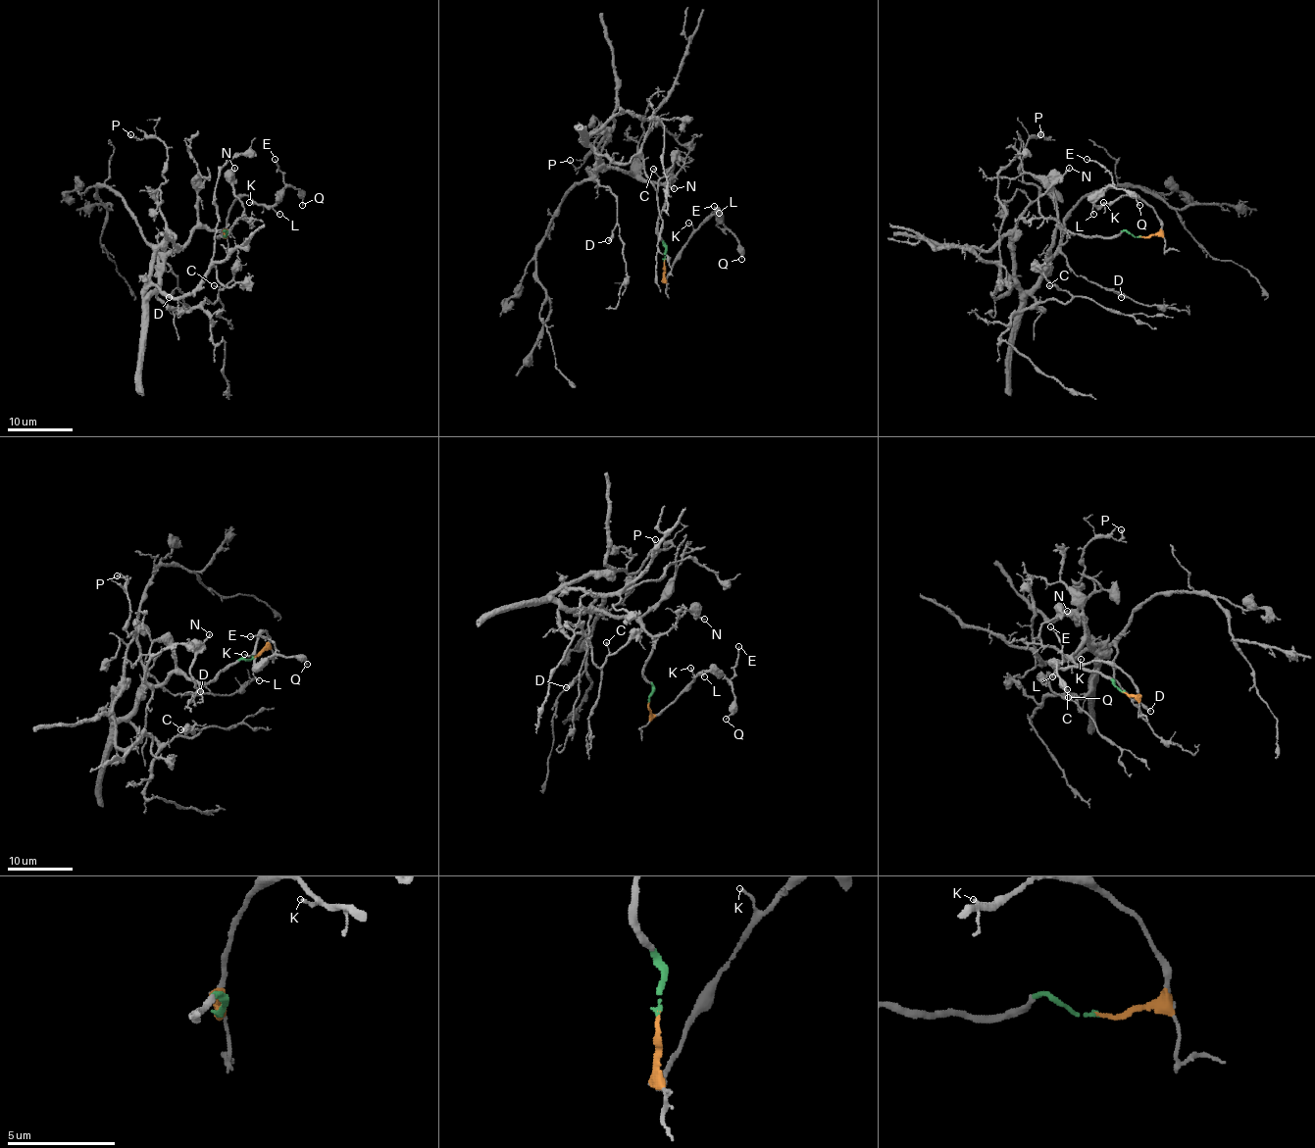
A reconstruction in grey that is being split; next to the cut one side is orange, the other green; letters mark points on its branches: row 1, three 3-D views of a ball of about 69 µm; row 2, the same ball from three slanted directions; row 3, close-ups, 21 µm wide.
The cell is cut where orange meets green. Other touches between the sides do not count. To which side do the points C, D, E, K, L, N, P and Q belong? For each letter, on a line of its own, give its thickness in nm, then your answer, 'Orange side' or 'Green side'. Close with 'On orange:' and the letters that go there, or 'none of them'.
C: Thickness 140 nm. Green side
D: Thickness 320 nm. Green side
E: Thickness 130 nm. Orange side
K: Thickness 120 nm. Orange side
L: Thickness 120 nm. Orange side
N: Thickness 160 nm. Green side
P: Thickness 170 nm. Green side
Q: Thickness 110 nm. Orange side
On orange: E, K, L, Q

